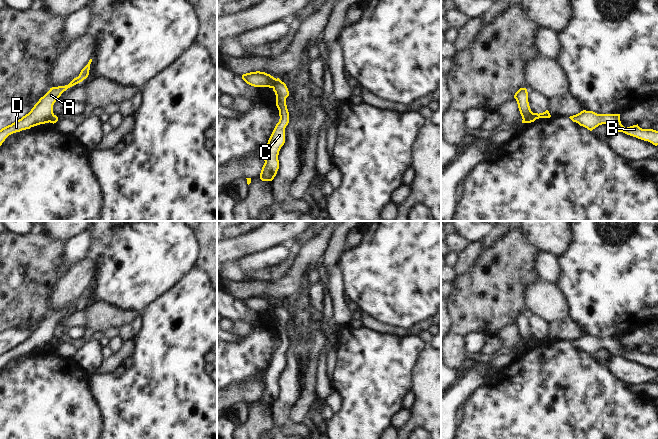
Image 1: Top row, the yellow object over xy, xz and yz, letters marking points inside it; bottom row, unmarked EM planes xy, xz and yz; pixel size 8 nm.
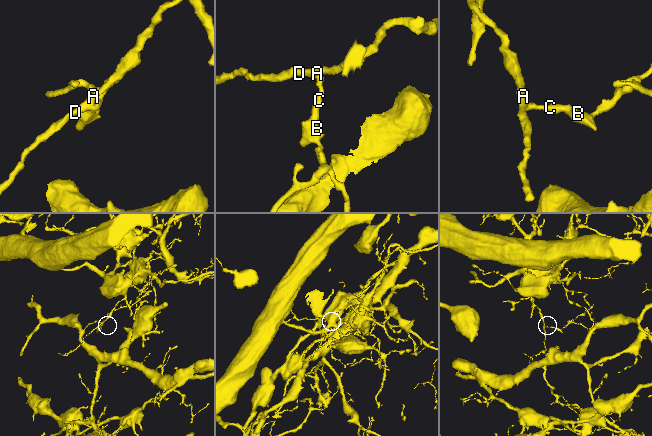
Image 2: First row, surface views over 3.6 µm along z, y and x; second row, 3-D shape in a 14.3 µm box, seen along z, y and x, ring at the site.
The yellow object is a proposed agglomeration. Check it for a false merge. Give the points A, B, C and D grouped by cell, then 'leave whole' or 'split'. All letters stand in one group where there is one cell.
A D / B C; split

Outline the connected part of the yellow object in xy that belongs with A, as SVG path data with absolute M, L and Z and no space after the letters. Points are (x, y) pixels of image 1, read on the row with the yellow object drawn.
M90 59L88 64L81 70L79 76L74 78L68 85L50 88L50 90L39 99L39 101L34 105L28 114L15 121L11 125L2 128L0 130L0 146L5 139L13 133L30 129L31 127L40 124L49 123L50 118L54 115L54 103L59 99L64 91L82 82L88 77L91 62L92 59Z

